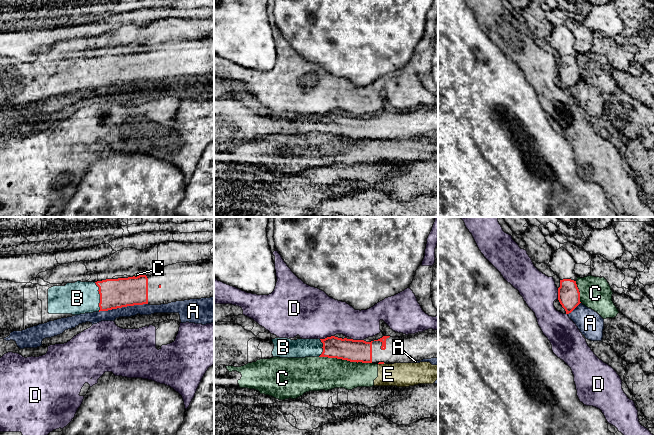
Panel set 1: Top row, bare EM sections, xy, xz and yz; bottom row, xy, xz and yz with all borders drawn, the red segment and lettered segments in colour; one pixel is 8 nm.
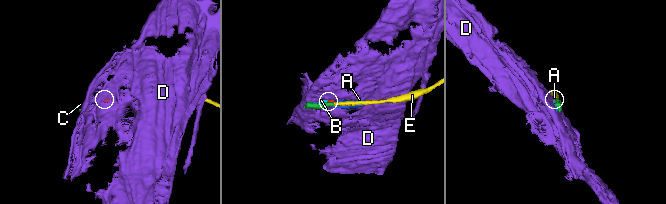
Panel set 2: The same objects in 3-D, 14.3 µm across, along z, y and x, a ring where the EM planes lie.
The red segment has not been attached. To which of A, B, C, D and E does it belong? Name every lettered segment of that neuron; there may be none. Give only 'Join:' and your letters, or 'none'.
Join: B

